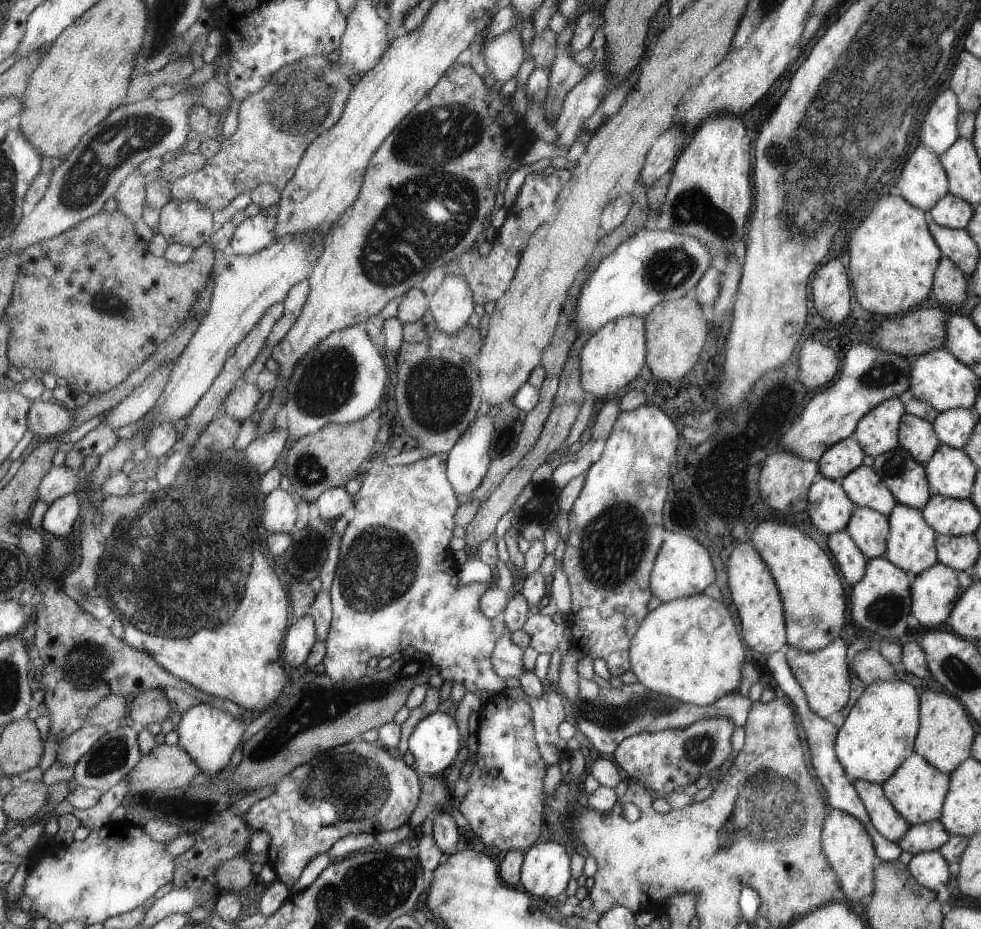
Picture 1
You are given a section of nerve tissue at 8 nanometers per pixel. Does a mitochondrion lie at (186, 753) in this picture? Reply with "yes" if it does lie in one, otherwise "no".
no

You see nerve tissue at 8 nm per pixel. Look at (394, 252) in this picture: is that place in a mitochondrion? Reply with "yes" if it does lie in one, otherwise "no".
yes

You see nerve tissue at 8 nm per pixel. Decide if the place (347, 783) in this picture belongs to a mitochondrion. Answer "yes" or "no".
yes

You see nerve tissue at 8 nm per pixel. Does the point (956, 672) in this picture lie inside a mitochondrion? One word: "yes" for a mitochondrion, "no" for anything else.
yes

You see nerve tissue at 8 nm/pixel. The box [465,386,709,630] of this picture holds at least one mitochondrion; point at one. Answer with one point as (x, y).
(615, 542)

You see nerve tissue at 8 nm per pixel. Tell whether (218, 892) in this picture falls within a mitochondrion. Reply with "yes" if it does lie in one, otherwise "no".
no

